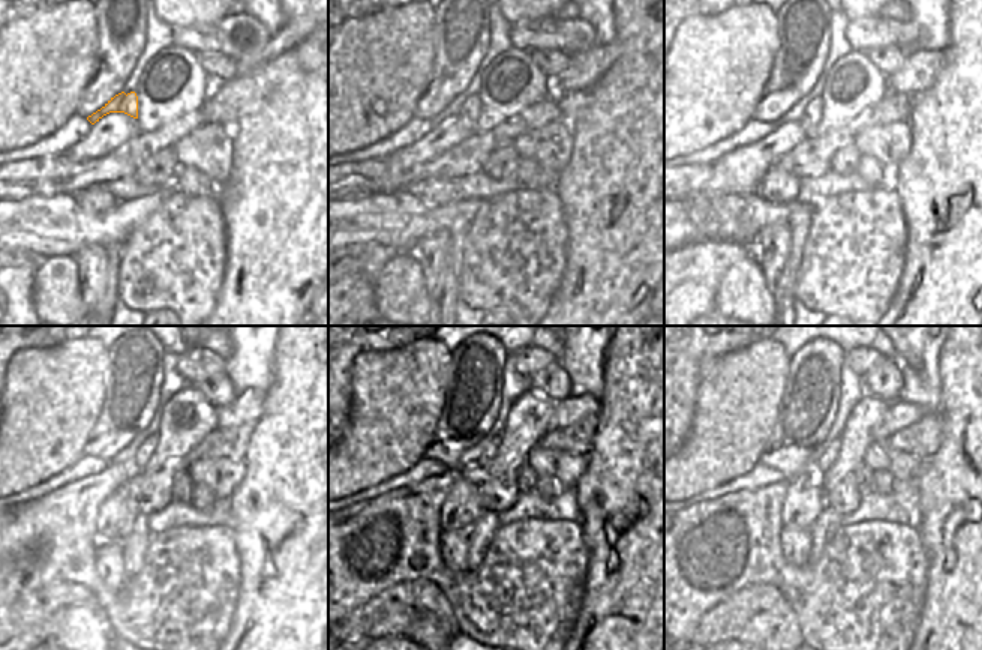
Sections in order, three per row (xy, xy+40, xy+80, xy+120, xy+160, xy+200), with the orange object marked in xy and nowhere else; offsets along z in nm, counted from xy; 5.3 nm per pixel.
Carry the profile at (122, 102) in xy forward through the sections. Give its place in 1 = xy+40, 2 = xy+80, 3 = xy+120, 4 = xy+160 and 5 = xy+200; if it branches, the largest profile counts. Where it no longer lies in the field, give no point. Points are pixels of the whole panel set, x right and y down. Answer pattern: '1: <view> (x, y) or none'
1: xy+40 (468, 101)
2: xy+80 (811, 116)
3: xy+120 (147, 446)
4: xy+160 (492, 448)
5: xy+200 (825, 461)

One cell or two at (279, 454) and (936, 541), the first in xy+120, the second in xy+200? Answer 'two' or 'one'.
one

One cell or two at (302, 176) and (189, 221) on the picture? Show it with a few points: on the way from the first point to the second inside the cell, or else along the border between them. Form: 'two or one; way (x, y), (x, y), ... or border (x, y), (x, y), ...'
two; border (218, 194), (225, 243)

